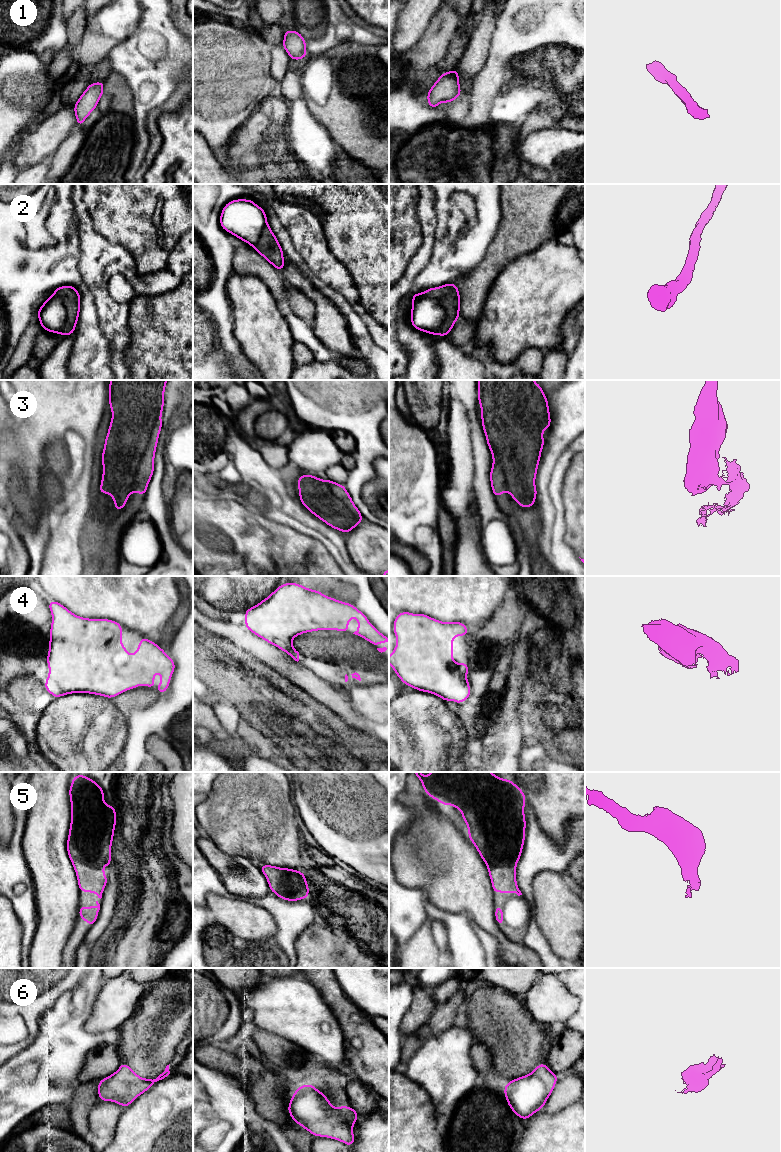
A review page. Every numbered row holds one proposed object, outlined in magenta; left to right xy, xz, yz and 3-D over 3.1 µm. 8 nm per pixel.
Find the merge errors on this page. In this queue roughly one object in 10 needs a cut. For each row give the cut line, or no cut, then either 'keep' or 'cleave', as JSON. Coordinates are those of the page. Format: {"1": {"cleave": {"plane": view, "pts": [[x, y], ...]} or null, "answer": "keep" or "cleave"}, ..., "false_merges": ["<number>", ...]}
{"1": {"cleave": null, "answer": "keep"}, "2": {"cleave": null, "answer": "keep"}, "3": {"cleave": null, "answer": "keep"}, "4": {"cleave": null, "answer": "keep"}, "5": {"cleave": null, "answer": "keep"}, "6": {"cleave": null, "answer": "keep"}, "false_merges": []}

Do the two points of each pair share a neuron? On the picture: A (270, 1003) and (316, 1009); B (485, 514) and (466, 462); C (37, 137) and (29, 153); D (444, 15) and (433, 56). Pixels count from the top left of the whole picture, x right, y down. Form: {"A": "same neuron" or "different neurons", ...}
{"A": "same neuron", "B": "different neurons", "C": "same neuron", "D": "same neuron"}

